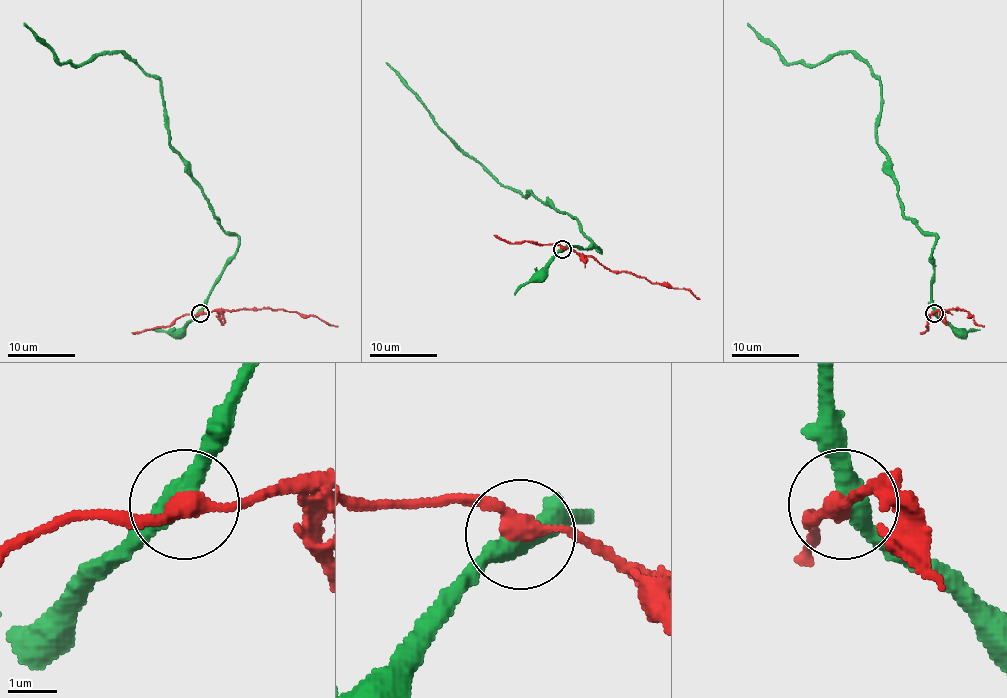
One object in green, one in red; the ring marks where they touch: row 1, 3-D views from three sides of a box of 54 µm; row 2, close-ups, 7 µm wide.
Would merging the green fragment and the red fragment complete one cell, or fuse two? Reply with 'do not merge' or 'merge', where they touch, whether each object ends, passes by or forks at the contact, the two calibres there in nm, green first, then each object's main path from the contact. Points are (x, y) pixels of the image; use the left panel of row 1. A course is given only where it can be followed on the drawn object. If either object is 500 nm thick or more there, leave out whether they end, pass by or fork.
do not merge; at (200, 313); green passes by; red passes by; 400 nm thick on the green side, 320 nm on the other; green runs (200, 313), (239, 238), (212, 215), (188, 162), (169, 143), (161, 82), (122, 53), (61, 63), (23, 22); red runs (200, 313), (271, 308), (316, 315), (338, 327)

